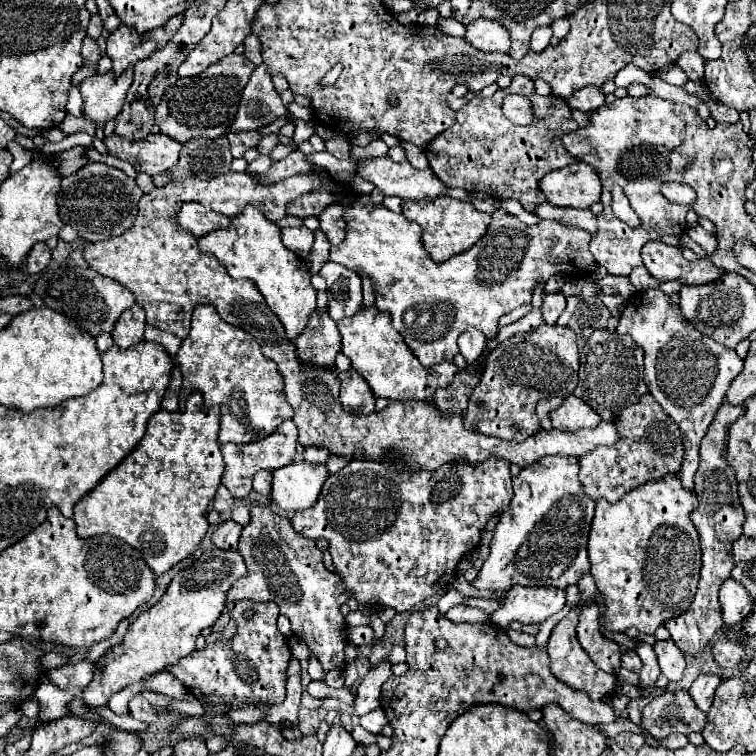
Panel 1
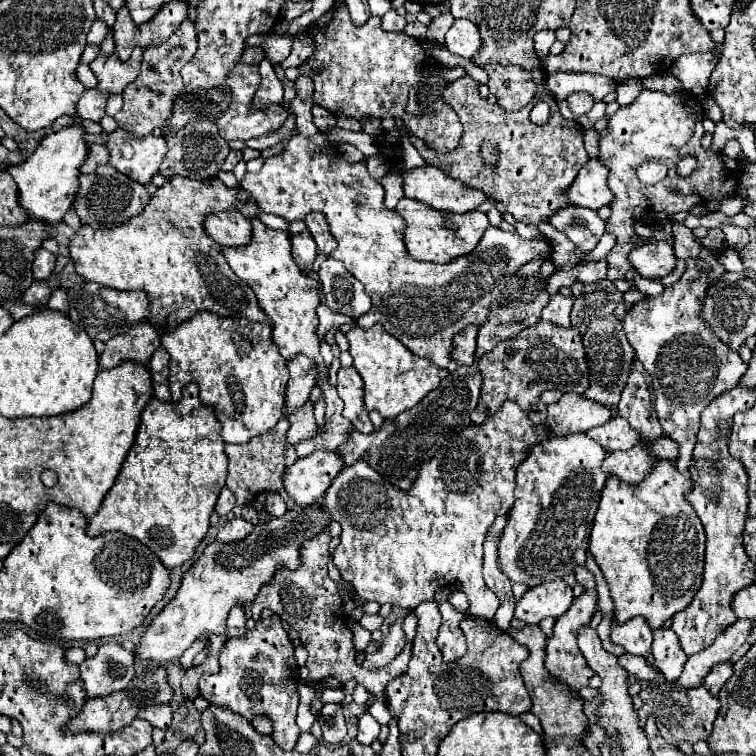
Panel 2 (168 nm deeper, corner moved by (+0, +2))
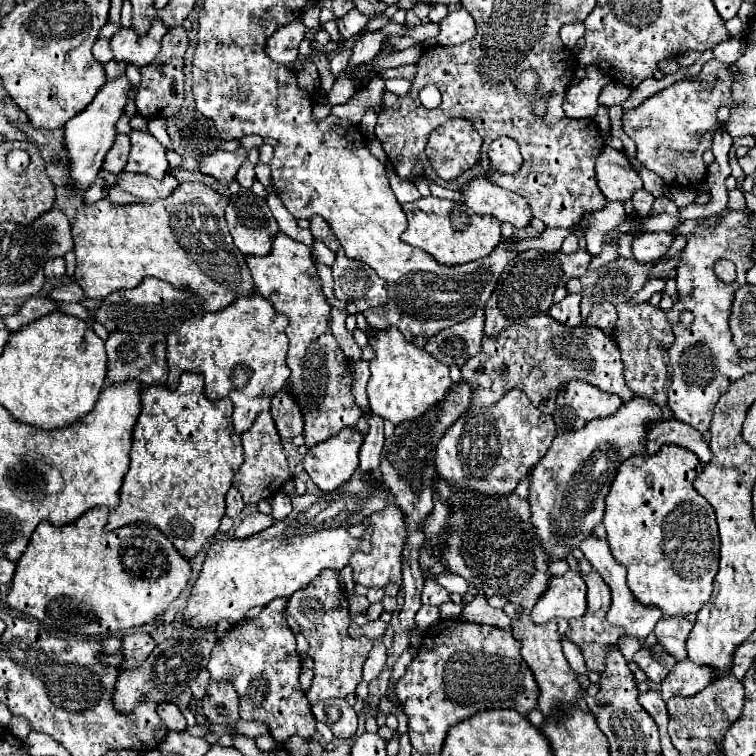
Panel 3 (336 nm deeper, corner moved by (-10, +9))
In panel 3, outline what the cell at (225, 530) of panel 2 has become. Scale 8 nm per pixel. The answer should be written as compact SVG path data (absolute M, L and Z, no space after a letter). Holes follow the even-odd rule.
M252 512L234 530L234 538L248 538L252 534L258 534L260 530L266 530L272 522L274 522L272 516L266 516L266 514L260 514L260 512Z

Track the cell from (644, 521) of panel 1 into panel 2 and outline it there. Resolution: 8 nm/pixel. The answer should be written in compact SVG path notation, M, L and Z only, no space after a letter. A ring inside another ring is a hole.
M660 459L644 481L628 485L618 477L608 477L602 499L594 517L590 535L590 553L594 555L598 567L608 581L610 595L614 601L614 615L618 623L630 621L634 617L644 617L650 629L658 629L666 619L674 617L678 611L686 609L702 585L704 569L704 527L692 505L686 501L686 491L692 489L688 475L682 475L676 465L668 459Z

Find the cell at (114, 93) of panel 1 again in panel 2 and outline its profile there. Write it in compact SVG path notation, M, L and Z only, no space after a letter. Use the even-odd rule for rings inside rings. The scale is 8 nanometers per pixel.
M136 47L128 61L120 61L116 53L110 55L100 53L90 63L90 67L98 77L98 89L102 93L114 95L114 93L122 93L124 87L138 77L140 63L142 63L142 47Z

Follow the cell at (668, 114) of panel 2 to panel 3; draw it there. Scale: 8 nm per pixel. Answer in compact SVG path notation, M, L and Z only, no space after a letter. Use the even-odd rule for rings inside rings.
M710 60L702 66L702 72L696 78L676 82L674 86L668 86L662 92L644 100L638 108L624 112L622 130L636 142L636 160L644 168L656 172L664 184L668 186L680 186L680 184L690 186L692 184L692 188L700 188L706 180L706 164L702 160L702 154L704 150L710 148L712 134L720 128L716 110L722 104L730 104L730 100L732 100L730 98L730 72L726 64Z

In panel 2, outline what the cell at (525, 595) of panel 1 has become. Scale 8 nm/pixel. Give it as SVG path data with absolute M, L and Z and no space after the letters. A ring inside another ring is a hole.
M562 579L548 581L524 593L524 597L516 603L514 617L528 625L540 623L544 617L558 619L570 609L572 601L574 601L572 587L568 587Z

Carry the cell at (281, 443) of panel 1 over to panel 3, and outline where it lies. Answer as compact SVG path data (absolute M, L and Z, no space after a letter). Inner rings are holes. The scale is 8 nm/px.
M264 412L256 418L256 422L252 424L252 428L248 432L244 432L242 436L242 446L244 446L244 462L240 466L240 470L234 474L234 488L240 490L242 498L246 504L258 504L260 500L272 498L274 494L280 492L280 488L284 486L284 482L288 482L290 476L290 466L286 462L286 454L284 454L284 446L282 446L282 438L272 422L272 414Z

